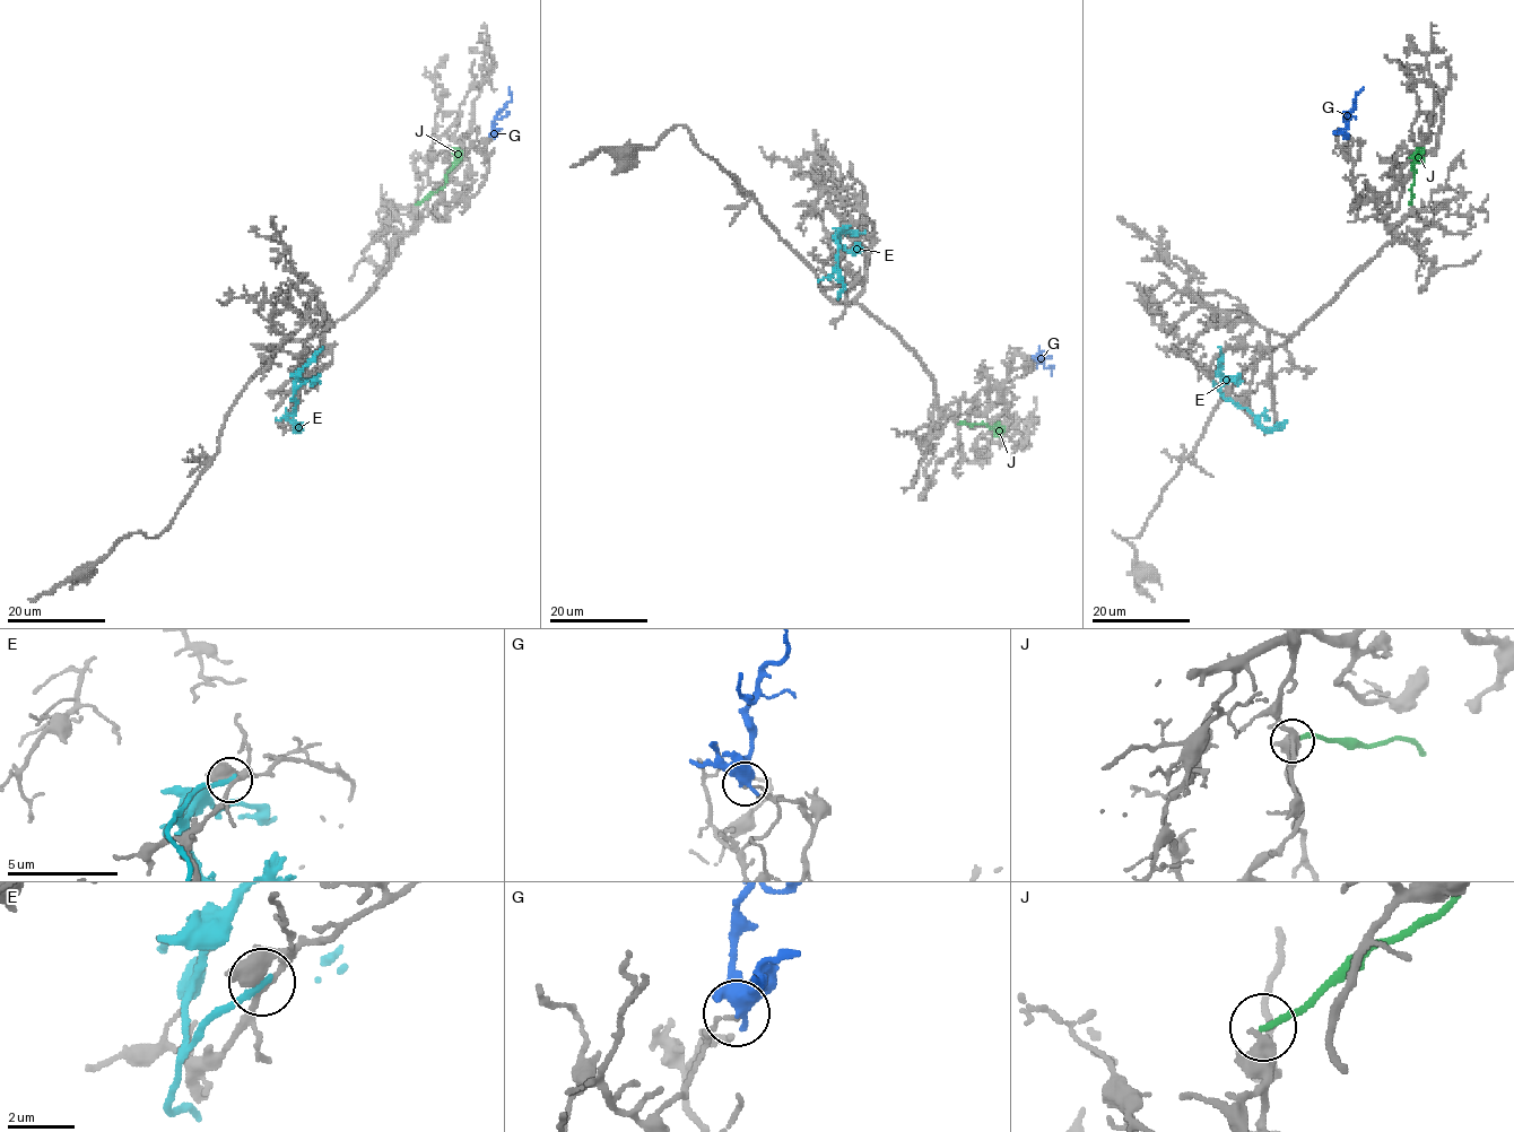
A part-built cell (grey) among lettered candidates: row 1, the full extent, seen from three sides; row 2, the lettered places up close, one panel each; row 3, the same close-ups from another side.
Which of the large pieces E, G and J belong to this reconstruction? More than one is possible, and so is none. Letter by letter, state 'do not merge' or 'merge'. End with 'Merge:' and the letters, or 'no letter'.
E: do not merge
G: do not merge
J: do not merge
Merge: no letter

